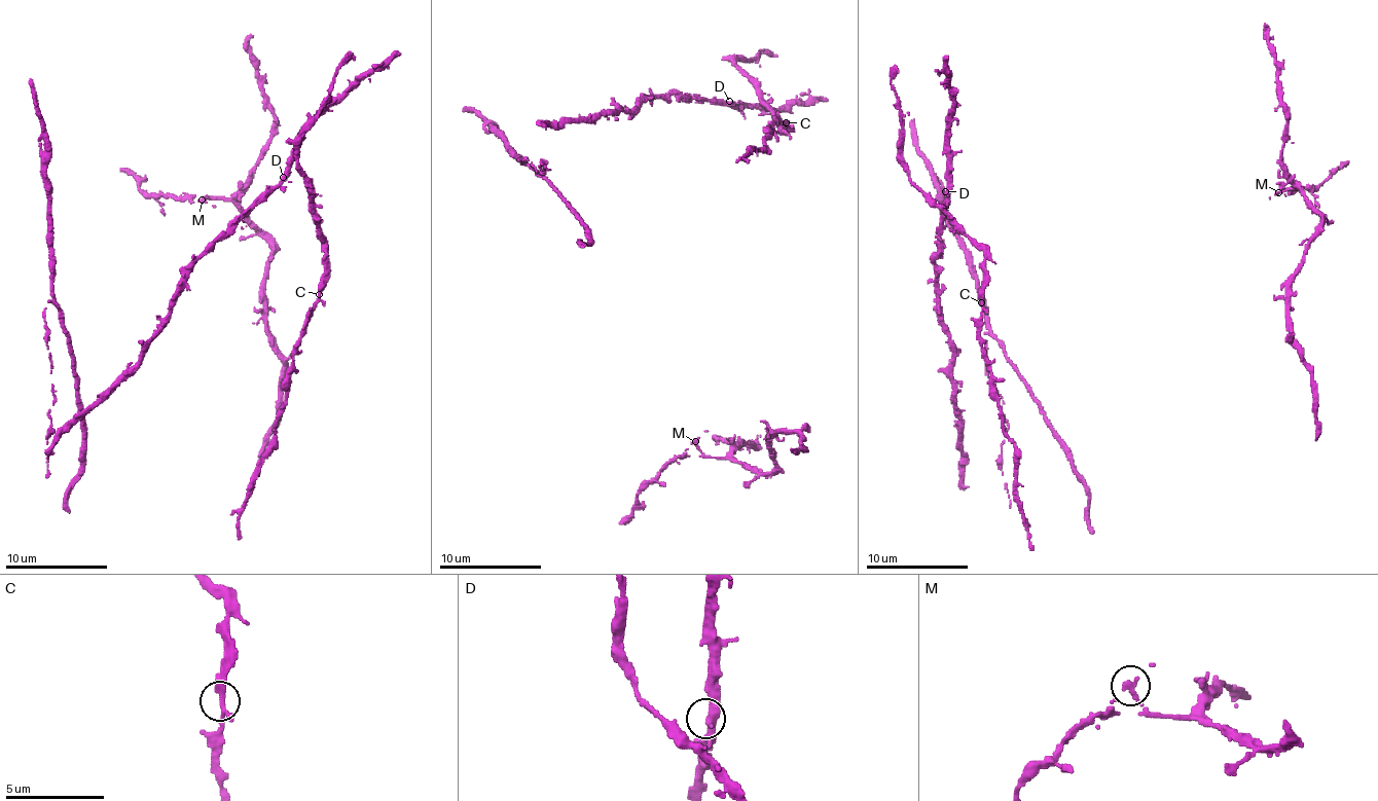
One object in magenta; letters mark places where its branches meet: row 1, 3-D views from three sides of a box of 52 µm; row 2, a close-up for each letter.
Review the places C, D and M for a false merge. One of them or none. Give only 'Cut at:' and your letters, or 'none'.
Cut at: none

